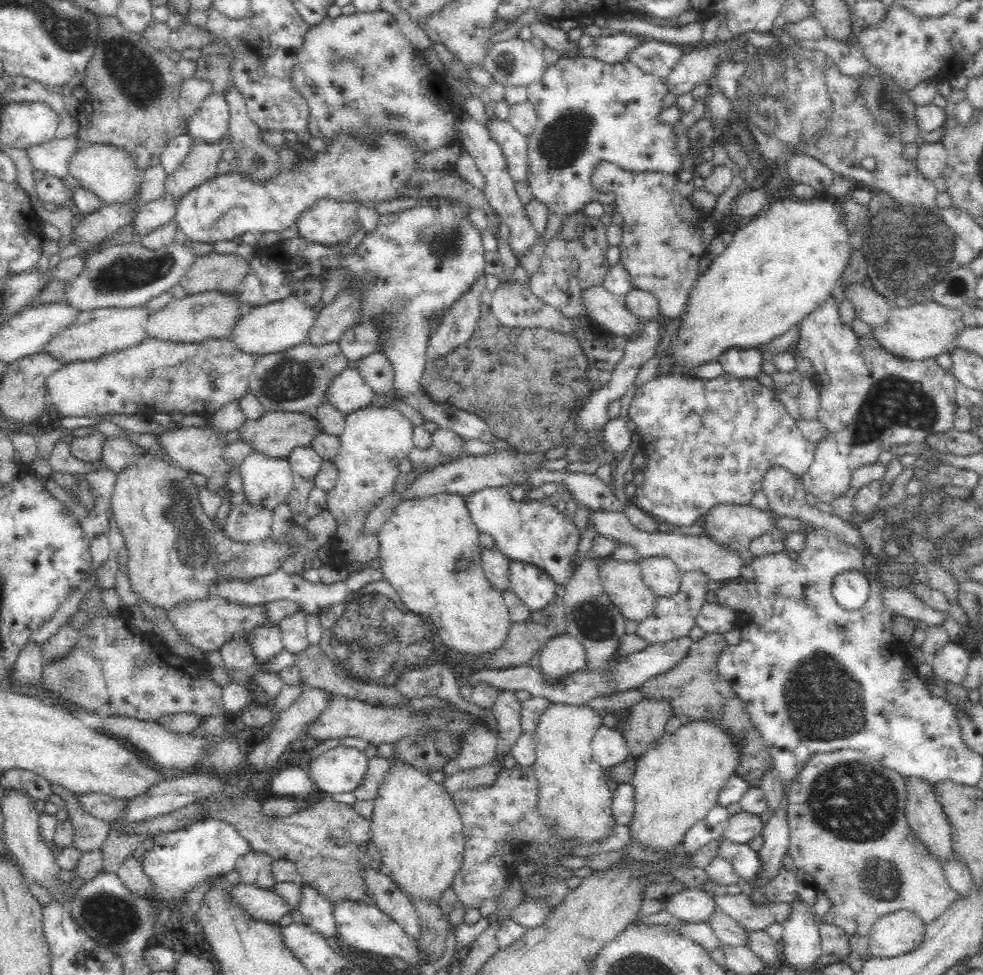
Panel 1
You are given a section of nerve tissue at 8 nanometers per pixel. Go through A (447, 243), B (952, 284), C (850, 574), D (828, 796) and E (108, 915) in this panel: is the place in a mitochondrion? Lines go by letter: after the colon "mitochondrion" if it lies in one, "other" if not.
A: mitochondrion
B: mitochondrion
C: other
D: mitochondrion
E: mitochondrion

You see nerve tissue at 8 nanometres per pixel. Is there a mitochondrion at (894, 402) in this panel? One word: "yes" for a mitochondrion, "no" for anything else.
yes

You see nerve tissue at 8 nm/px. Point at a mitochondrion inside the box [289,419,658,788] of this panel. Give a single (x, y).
(373, 633)

